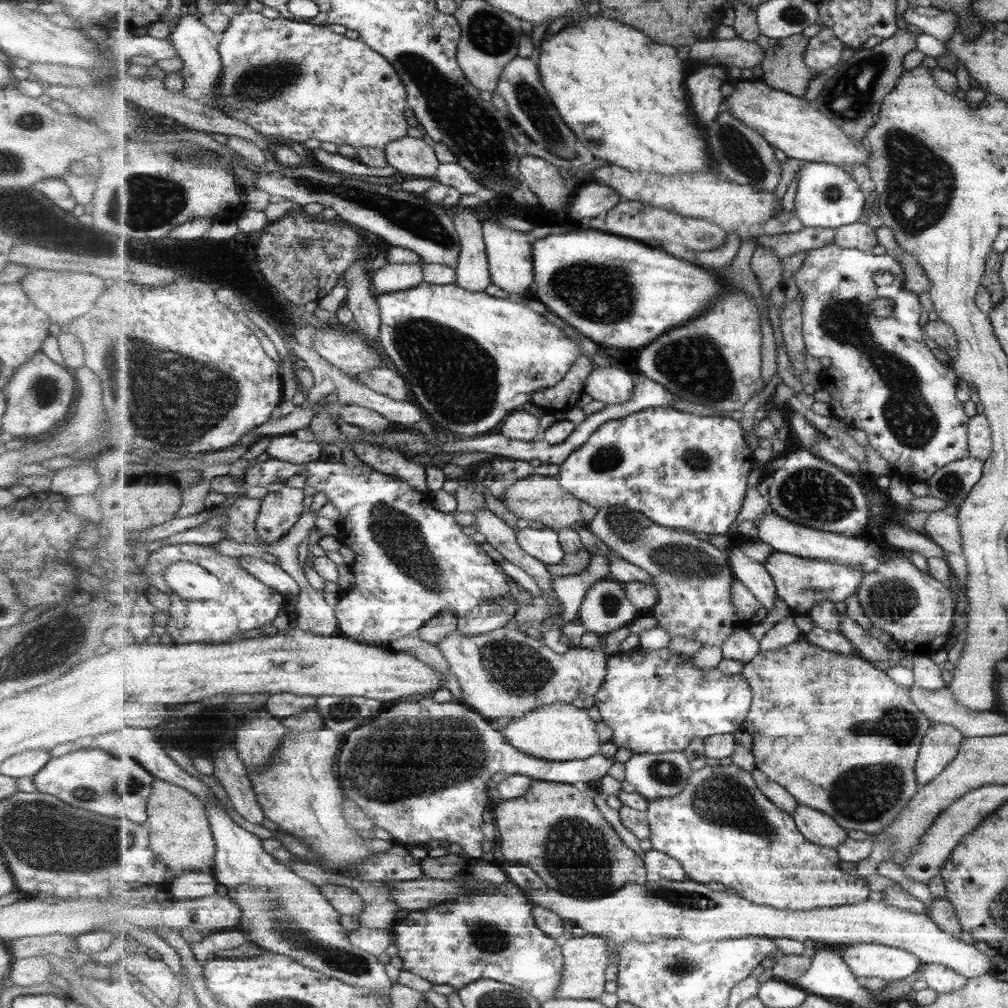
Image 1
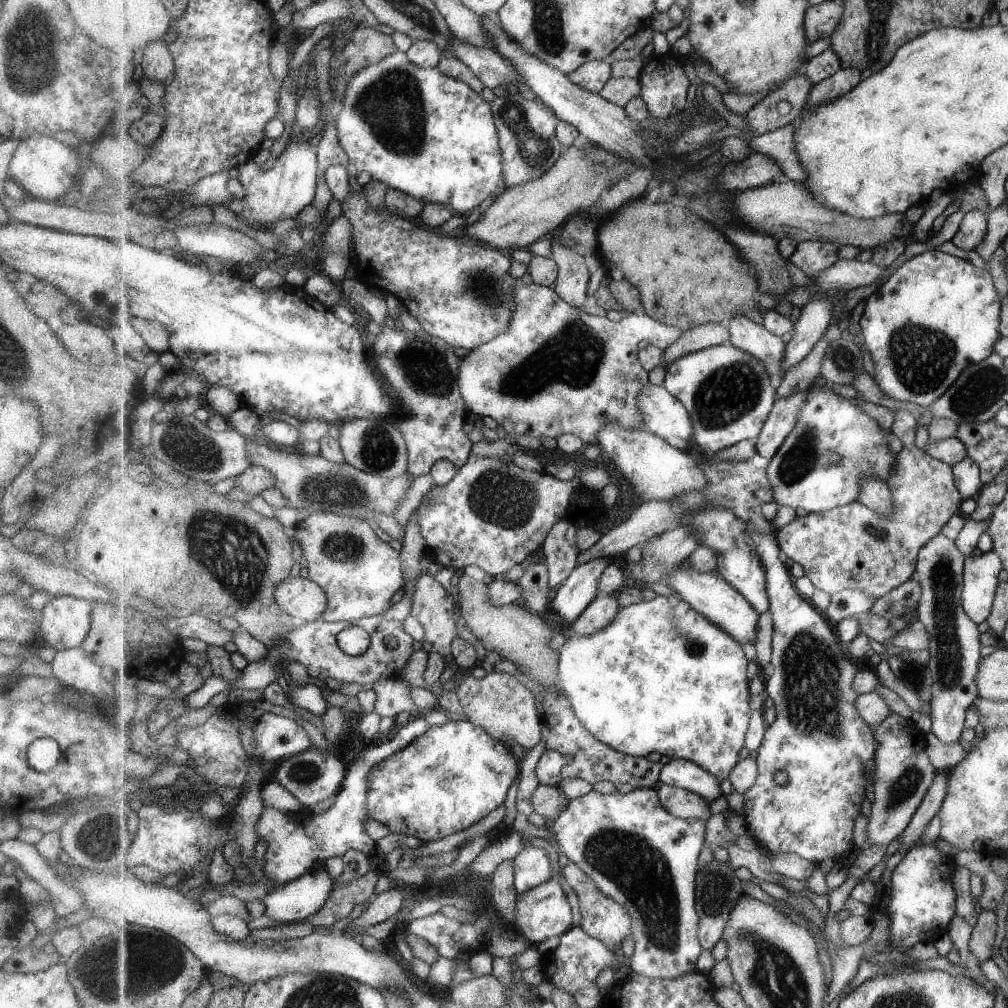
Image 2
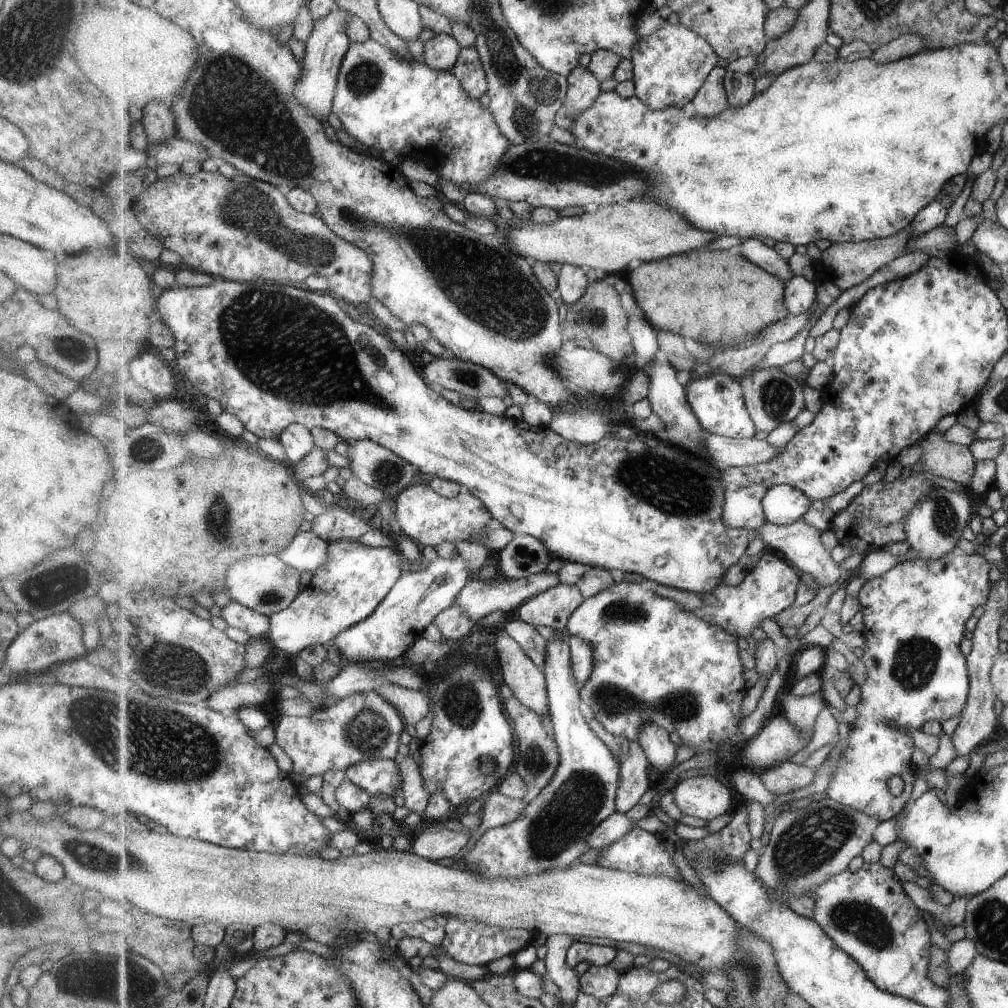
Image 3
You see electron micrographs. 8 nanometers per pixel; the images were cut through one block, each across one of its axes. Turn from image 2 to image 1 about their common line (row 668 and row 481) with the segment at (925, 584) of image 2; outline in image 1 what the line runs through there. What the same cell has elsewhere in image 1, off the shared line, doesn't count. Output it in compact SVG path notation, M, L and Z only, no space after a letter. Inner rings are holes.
M967 457L953 462L931 477L928 483L930 496L960 506L982 480L984 470L985 463L977 458Z

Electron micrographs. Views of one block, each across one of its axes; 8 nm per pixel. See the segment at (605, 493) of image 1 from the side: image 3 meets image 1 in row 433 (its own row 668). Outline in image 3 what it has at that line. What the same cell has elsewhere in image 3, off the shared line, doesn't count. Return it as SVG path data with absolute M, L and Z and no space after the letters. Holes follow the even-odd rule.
M625 581L621 584L612 583L596 596L585 599L583 605L571 616L567 631L570 635L580 637L594 646L596 656L594 674L587 683L582 685L582 700L587 713L593 714L605 730L614 737L625 736L631 742L638 741L638 733L644 723L656 723L670 733L676 731L684 743L694 748L695 754L716 750L718 754L717 766L721 771L731 770L737 766L736 760L740 759L740 746L744 743L744 739L739 735L739 710L741 710L741 700L745 698L745 692L748 689L745 686L747 682L743 678L743 664L737 654L737 640L729 632L697 618L691 611L679 606L677 602L657 596L653 590L647 590L647 588L641 588L640 584L631 584L631 582Z

